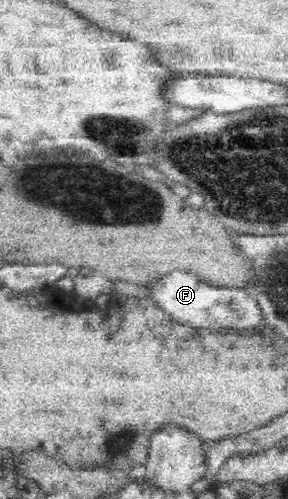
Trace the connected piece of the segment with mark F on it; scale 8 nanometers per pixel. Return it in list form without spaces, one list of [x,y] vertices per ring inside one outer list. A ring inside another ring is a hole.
[[[173,271],[165,279],[151,286],[149,297],[159,303],[169,315],[191,327],[237,327],[239,330],[252,331],[263,326],[264,317],[255,298],[245,290],[216,287],[205,282],[193,271]]]

